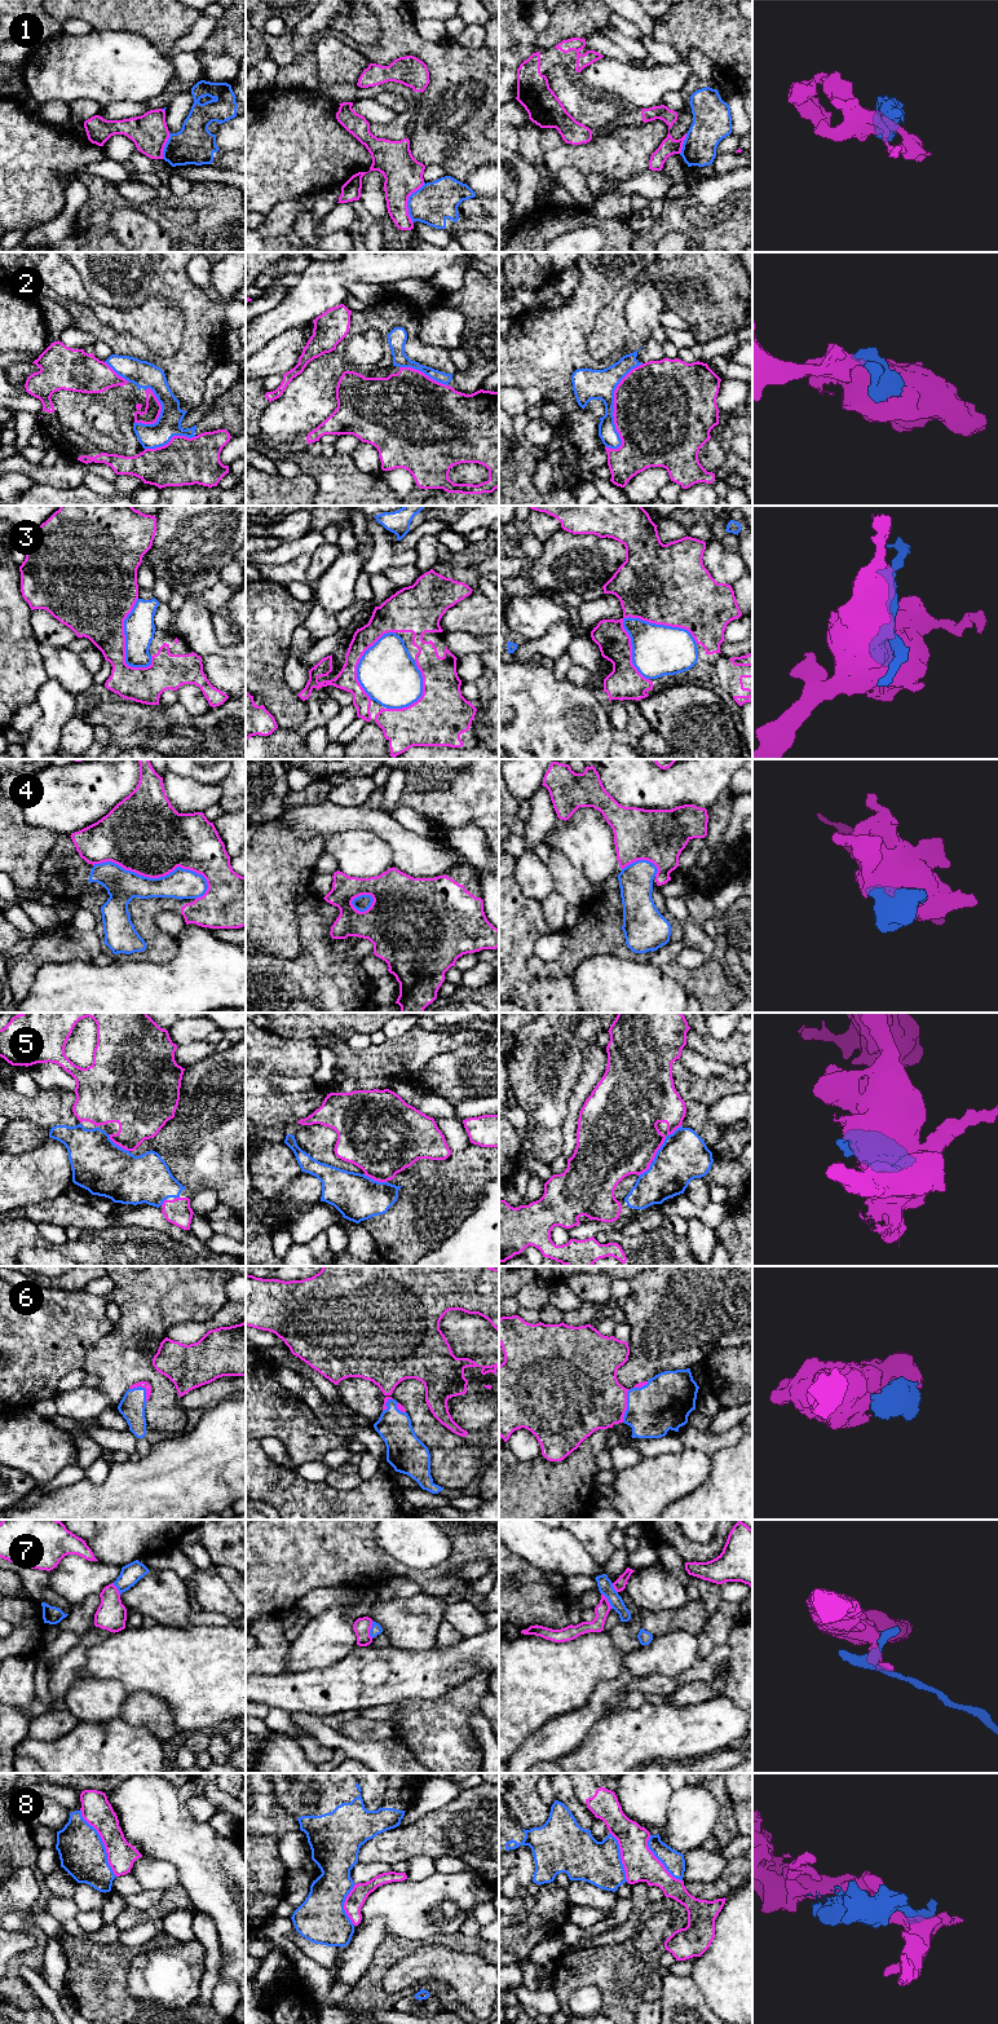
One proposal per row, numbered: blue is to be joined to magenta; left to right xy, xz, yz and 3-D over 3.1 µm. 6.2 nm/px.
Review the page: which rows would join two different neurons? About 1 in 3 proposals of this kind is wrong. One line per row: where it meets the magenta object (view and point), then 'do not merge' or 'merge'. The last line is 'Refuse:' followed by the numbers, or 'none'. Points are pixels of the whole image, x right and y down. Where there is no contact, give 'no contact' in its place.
1: contact xz (407, 201); do not merge
2: contact yz (614, 409); do not merge
3: contact yz (661, 624); merge
4: contact xy (154, 877); do not merge
5: contact yz (663, 1141); merge
6: contact yz (626, 1397); merge
7: contact xz (370, 1628); do not merge
8: contact xy (104, 1843); do not merge
Refuse: 1, 2, 4, 7, 8

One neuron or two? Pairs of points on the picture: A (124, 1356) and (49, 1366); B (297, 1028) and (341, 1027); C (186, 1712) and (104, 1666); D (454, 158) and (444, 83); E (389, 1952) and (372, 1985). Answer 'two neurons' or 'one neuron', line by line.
A: two neurons
B: one neuron
C: one neuron
D: one neuron
E: one neuron

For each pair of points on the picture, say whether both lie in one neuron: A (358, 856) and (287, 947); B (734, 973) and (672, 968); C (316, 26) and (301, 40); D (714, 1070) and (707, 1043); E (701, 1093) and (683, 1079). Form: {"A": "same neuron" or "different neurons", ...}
{"A": "different neurons", "B": "different neurons", "C": "same neuron", "D": "different neurons", "E": "same neuron"}

